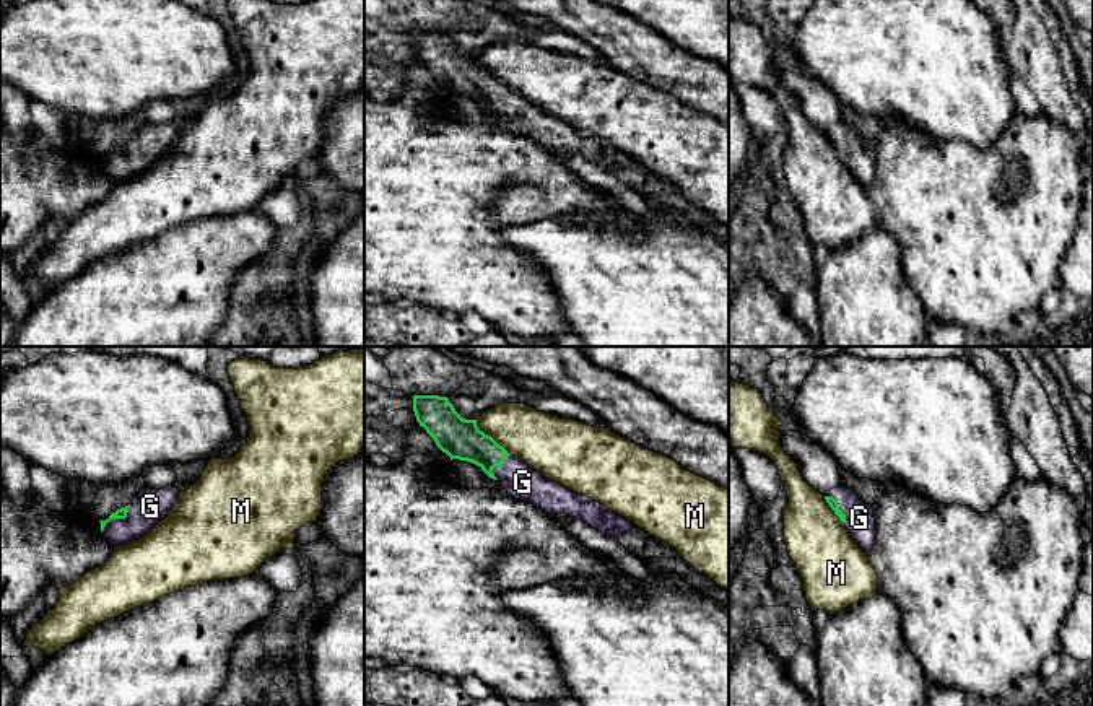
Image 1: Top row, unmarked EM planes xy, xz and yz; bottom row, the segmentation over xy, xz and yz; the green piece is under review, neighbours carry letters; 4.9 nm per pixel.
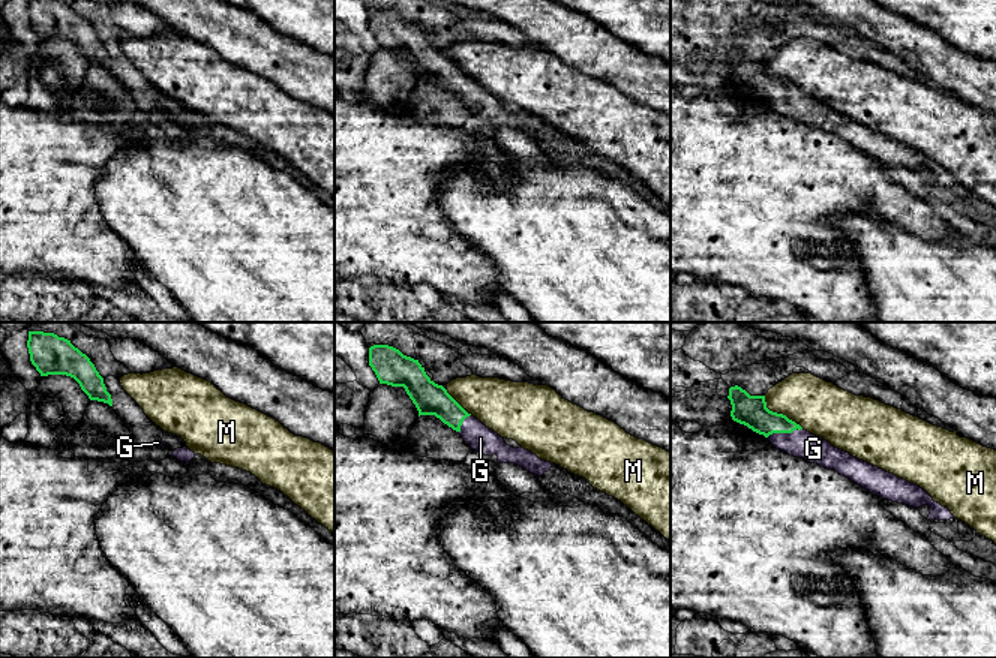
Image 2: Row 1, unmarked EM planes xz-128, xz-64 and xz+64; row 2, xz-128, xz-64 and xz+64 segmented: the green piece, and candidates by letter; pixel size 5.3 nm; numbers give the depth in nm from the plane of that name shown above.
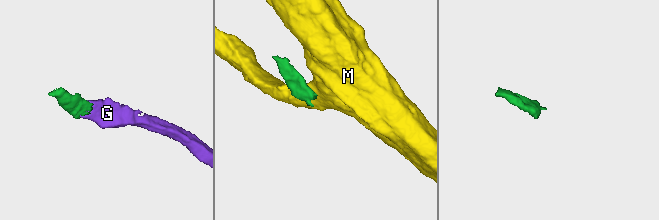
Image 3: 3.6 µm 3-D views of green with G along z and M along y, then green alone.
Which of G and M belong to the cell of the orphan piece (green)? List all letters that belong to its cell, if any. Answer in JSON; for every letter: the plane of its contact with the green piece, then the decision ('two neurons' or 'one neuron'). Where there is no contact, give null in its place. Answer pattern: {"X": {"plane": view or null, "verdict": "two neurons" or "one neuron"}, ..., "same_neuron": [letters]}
{"G": {"plane": "xy", "verdict": "one neuron"}, "M": {"plane": "xz", "verdict": "two neurons"}, "same_neuron": ["G"]}

